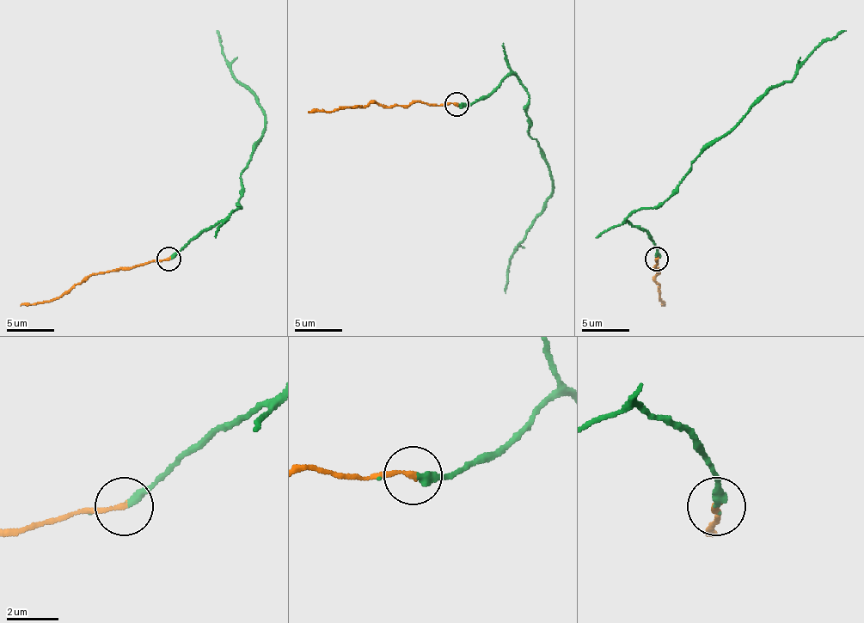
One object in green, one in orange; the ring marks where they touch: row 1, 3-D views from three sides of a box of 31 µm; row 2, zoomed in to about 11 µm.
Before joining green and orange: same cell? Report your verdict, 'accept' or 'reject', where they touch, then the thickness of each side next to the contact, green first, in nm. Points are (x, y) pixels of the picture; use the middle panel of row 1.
accept; at (456, 104); 240 nm thick on the green side, 190 nm on the other

